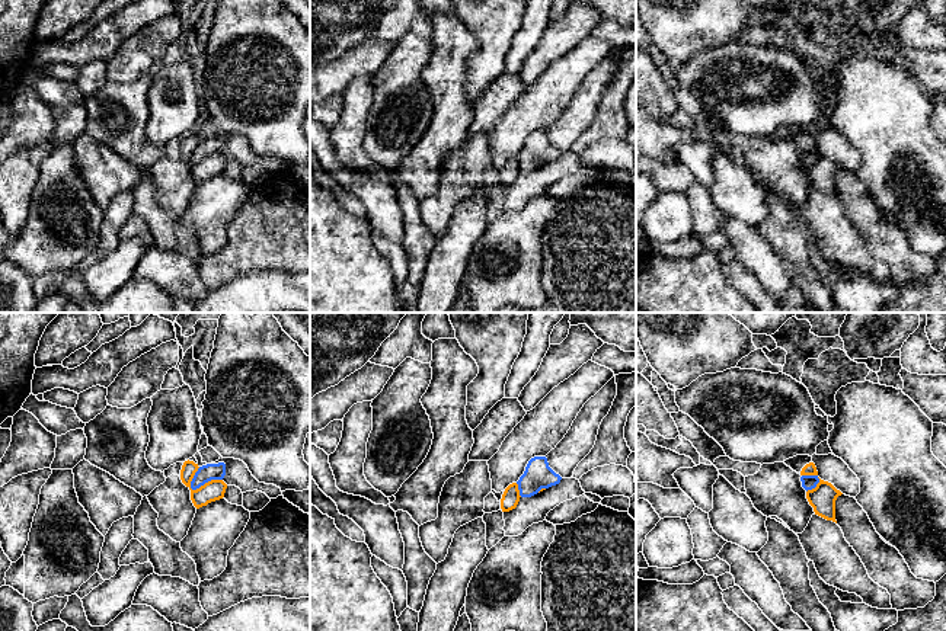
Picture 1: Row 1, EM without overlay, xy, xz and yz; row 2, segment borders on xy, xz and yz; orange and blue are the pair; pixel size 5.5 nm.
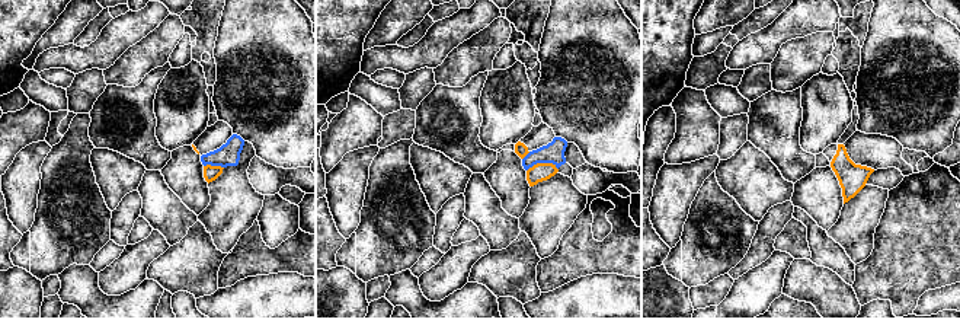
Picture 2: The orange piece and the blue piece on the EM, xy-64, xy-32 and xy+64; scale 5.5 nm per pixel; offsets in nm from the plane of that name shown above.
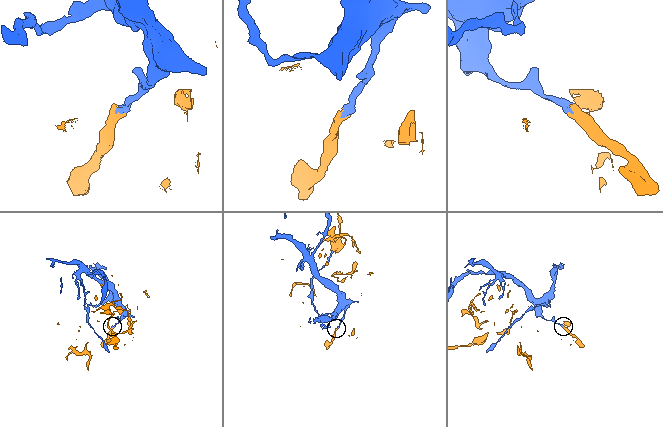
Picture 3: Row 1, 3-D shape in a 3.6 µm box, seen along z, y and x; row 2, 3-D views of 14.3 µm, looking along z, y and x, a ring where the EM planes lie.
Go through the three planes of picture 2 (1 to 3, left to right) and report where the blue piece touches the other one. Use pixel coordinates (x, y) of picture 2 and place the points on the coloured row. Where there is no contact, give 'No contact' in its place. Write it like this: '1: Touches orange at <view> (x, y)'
1: Touches orange at xy-64 (214, 166)
2: Touches orange at xy-32 (541, 163)
3: No contact

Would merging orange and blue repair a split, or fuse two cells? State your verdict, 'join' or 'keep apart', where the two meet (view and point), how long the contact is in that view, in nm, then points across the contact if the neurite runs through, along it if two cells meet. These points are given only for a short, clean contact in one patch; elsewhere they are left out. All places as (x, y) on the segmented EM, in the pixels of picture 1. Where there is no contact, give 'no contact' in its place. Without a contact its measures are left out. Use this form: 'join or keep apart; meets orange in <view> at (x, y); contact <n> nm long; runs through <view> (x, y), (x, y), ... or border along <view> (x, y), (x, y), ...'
keep apart; meets orange in xy at (205, 483); contact 190 nm long; border along xy (221, 479), (213, 479), (195, 489), (189, 487)

